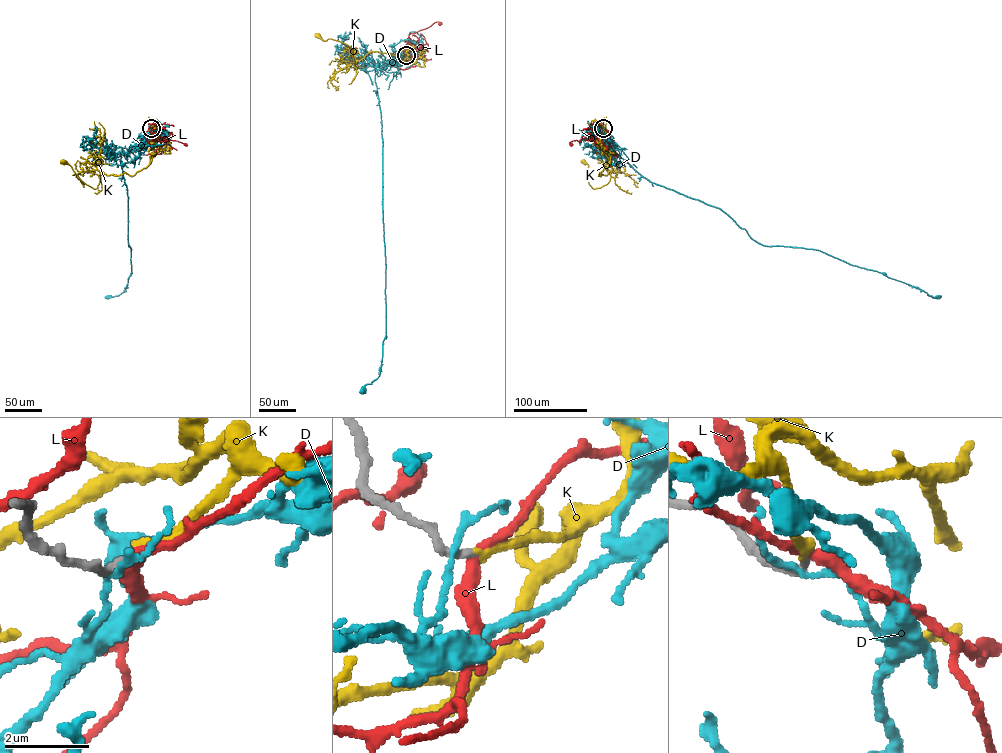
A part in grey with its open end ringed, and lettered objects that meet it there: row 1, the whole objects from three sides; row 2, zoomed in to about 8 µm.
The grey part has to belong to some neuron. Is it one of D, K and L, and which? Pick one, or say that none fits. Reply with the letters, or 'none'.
K

